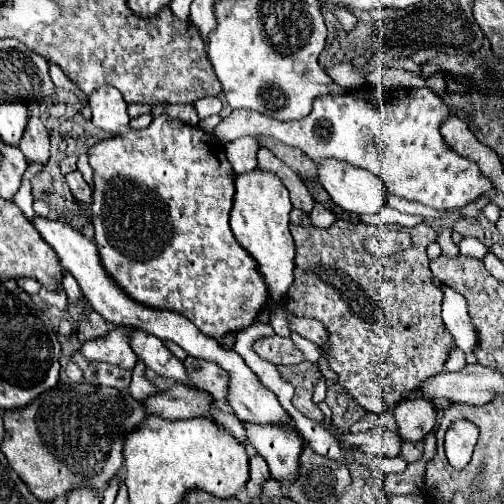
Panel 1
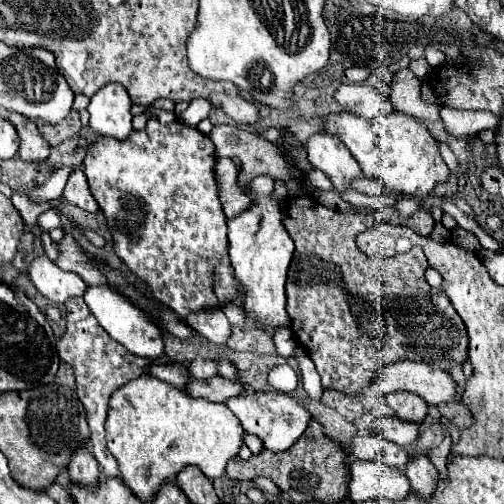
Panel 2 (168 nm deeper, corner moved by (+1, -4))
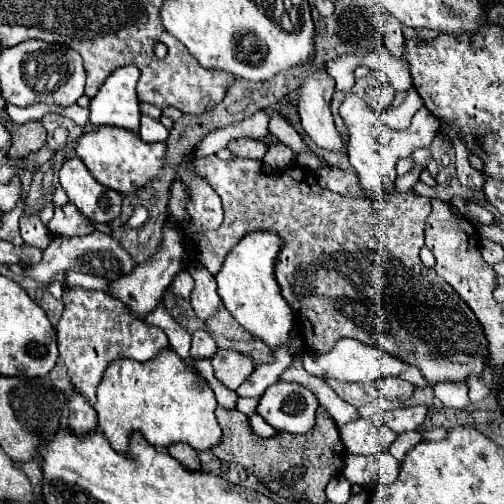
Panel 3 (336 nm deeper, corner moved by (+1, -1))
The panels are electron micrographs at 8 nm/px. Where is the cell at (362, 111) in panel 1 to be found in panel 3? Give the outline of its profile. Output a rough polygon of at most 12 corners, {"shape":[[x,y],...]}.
{"shape":[[356,95],[340,117],[362,189],[382,199],[396,163],[430,149],[438,117],[420,109],[408,129],[390,129]]}

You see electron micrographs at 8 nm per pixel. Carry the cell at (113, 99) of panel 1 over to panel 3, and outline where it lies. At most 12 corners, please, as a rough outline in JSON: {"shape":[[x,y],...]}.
{"shape":[[138,67],[116,69],[90,101],[94,127],[138,131]]}

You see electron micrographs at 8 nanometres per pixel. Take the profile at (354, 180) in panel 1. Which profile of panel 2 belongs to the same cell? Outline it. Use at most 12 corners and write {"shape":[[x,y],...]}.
{"shape":[[328,132],[312,134],[306,150],[312,166],[350,188],[362,174],[342,140]]}

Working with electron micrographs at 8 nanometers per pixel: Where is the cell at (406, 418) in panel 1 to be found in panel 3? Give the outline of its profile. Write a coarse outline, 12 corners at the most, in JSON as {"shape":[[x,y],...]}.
{"shape":[[382,377],[376,385],[386,399],[414,393],[414,385],[398,377]]}

